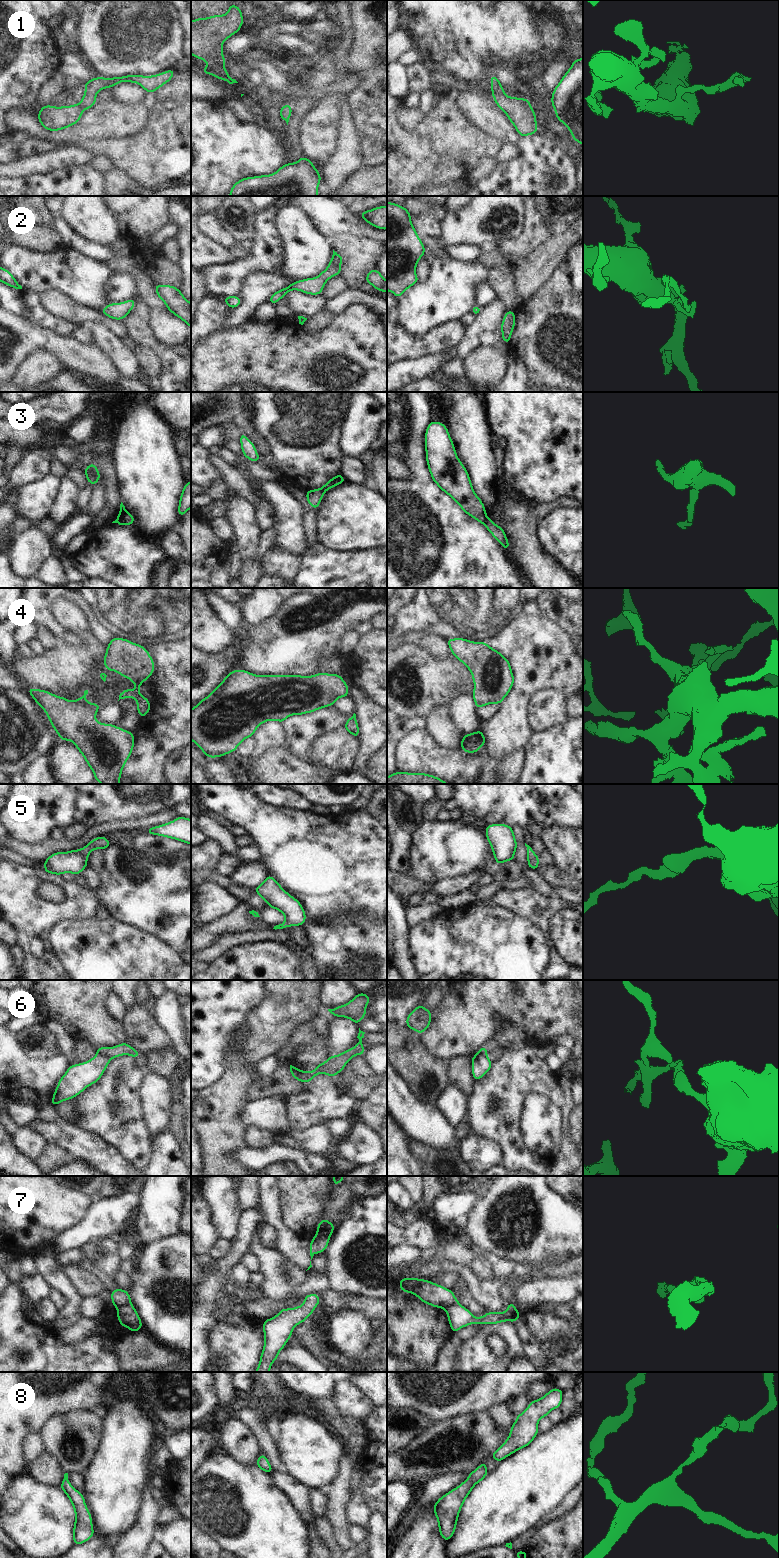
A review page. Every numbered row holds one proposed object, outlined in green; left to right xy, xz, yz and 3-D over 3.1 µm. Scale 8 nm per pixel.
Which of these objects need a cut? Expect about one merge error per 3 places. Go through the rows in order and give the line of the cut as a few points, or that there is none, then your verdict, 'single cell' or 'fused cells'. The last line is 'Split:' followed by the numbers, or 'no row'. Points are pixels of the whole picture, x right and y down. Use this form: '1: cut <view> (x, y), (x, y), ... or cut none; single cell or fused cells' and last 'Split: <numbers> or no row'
1: cut none; single cell
2: cut none; single cell
3: cut yz (487, 518), (483, 524); fused cells
4: cut none; single cell
5: cut none; single cell
6: cut xy (97, 1053), (109, 1059); fused cells
7: cut xz (329, 1236), (311, 1241); fused cells
8: cut none; single cell
Split: 3, 6, 7

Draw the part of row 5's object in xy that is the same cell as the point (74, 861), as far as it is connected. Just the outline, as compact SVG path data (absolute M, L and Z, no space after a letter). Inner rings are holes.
M98 836L91 840L85 847L68 852L55 852L43 861L44 872L56 875L63 873L81 874L82 870L87 868L87 859L89 854L95 849L105 850L111 845L105 836Z

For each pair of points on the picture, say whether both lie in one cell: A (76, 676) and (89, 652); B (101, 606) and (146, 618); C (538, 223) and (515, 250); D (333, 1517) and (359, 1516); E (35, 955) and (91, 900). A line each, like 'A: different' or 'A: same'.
A: same
B: same
C: same
D: different
E: same

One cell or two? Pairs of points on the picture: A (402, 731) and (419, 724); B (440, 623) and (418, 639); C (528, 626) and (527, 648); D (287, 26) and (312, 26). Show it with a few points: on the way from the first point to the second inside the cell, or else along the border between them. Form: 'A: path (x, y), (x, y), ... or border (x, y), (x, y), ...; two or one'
A: path (406, 727), (410, 724), (415, 724); one
B: border (404, 635), (410, 632), (429, 632), (445, 640); two
C: path (528, 631), (528, 643); one
D: path (293, 26), (306, 26); one

